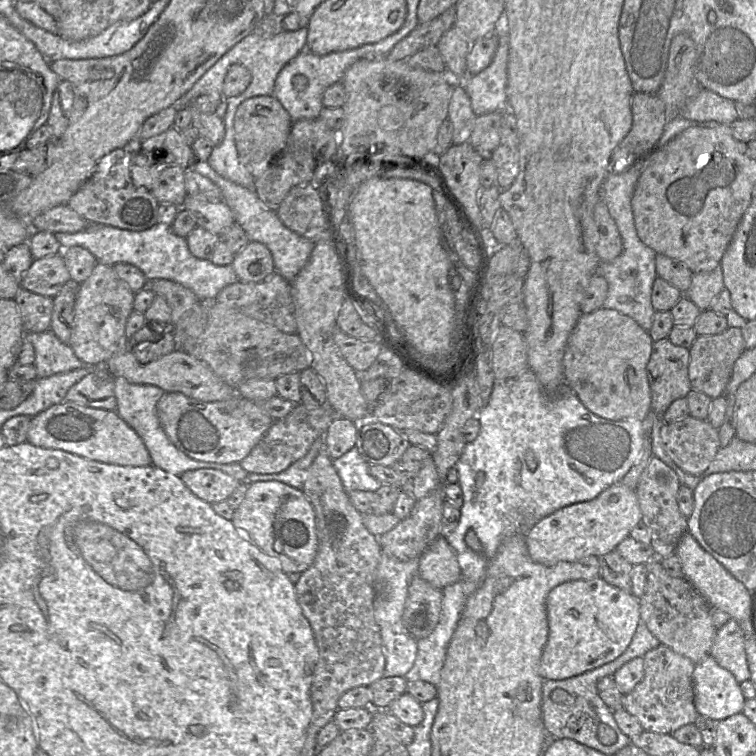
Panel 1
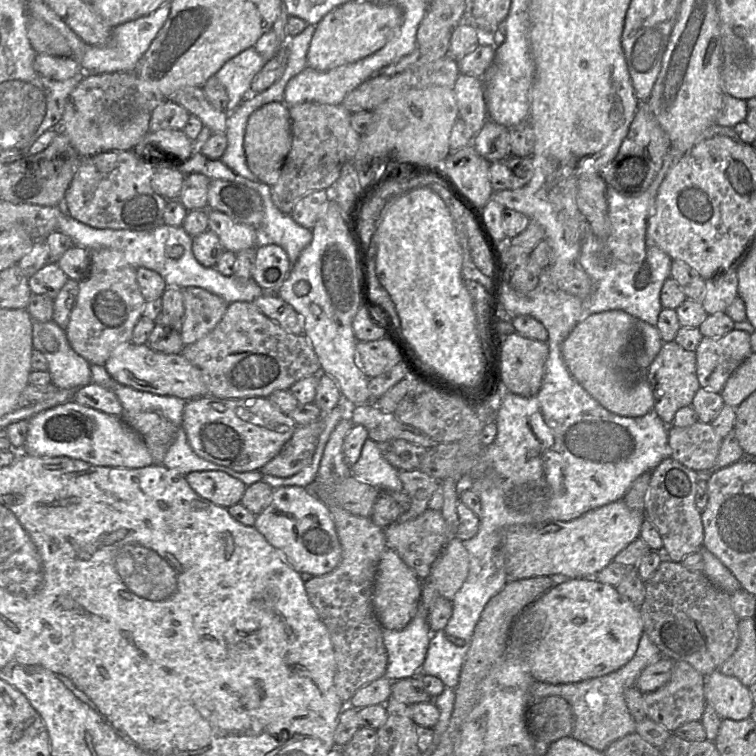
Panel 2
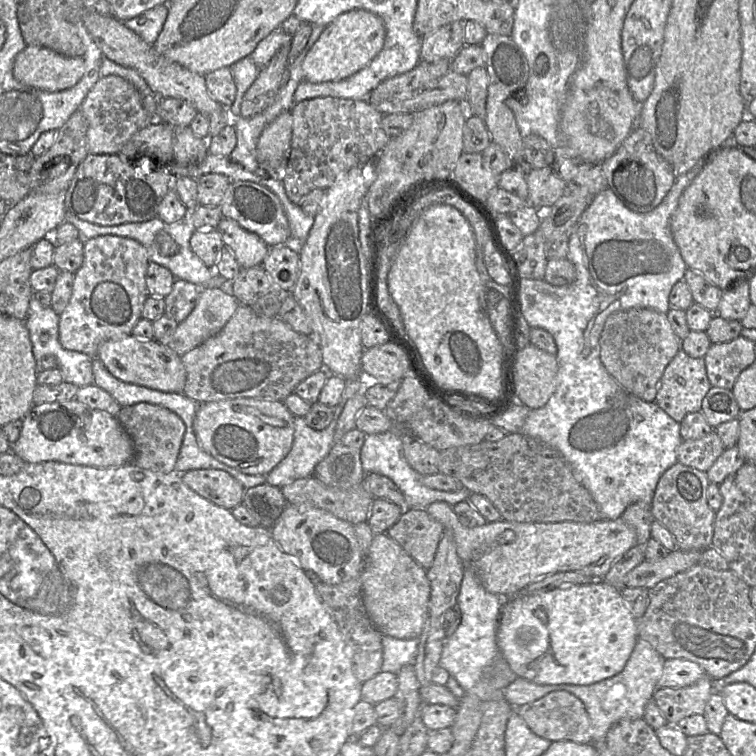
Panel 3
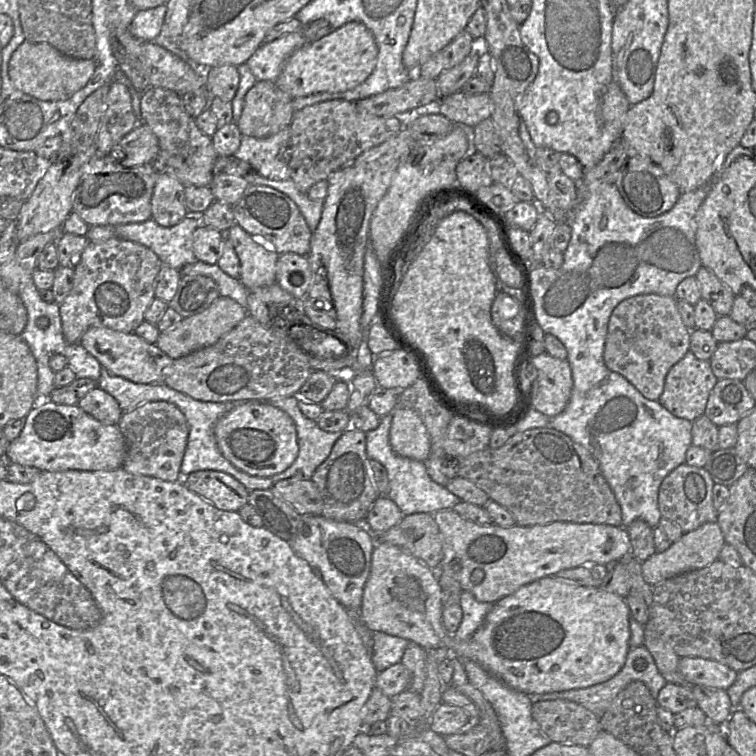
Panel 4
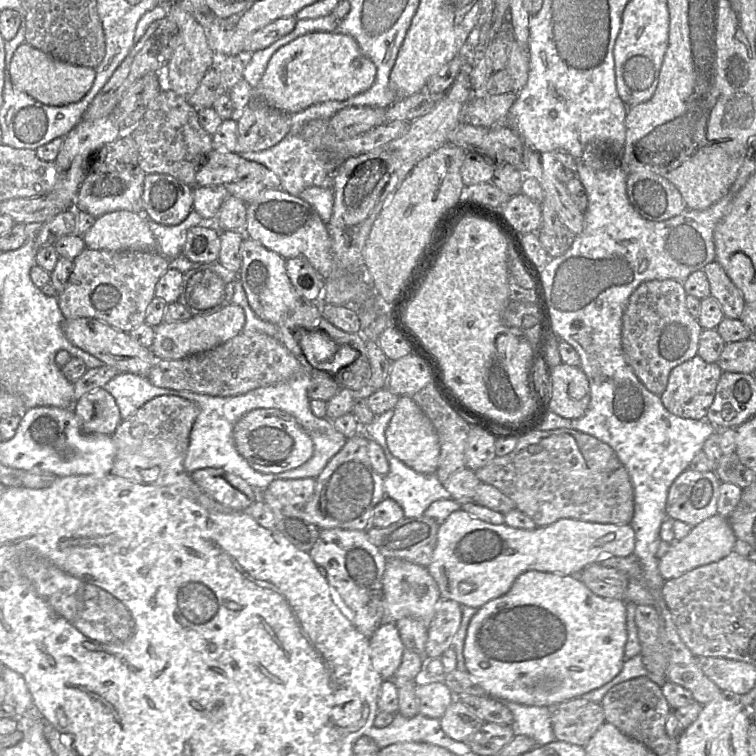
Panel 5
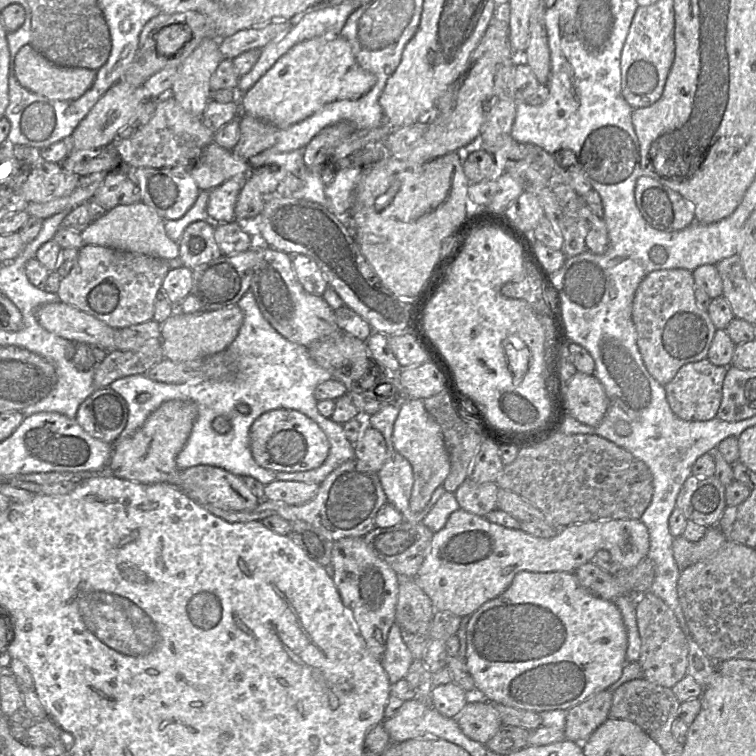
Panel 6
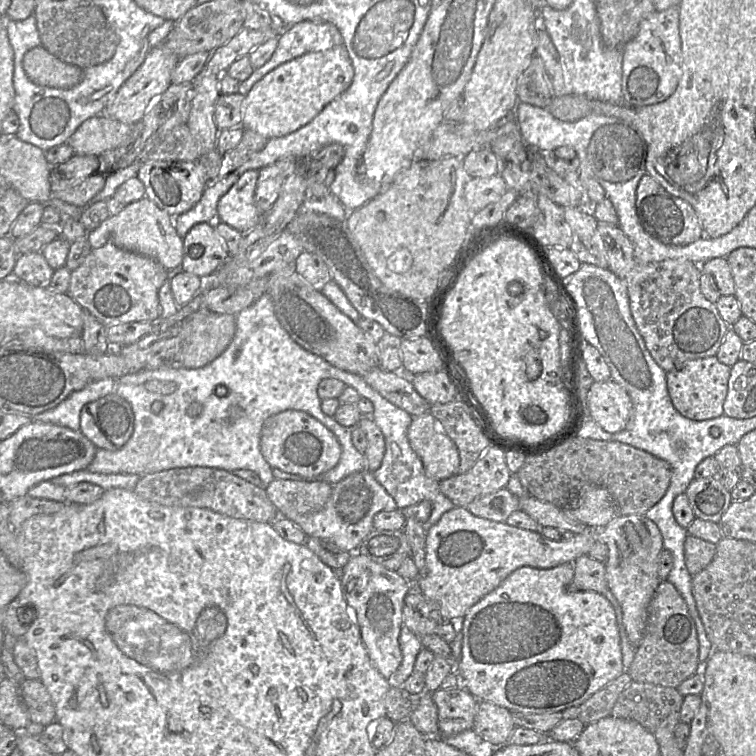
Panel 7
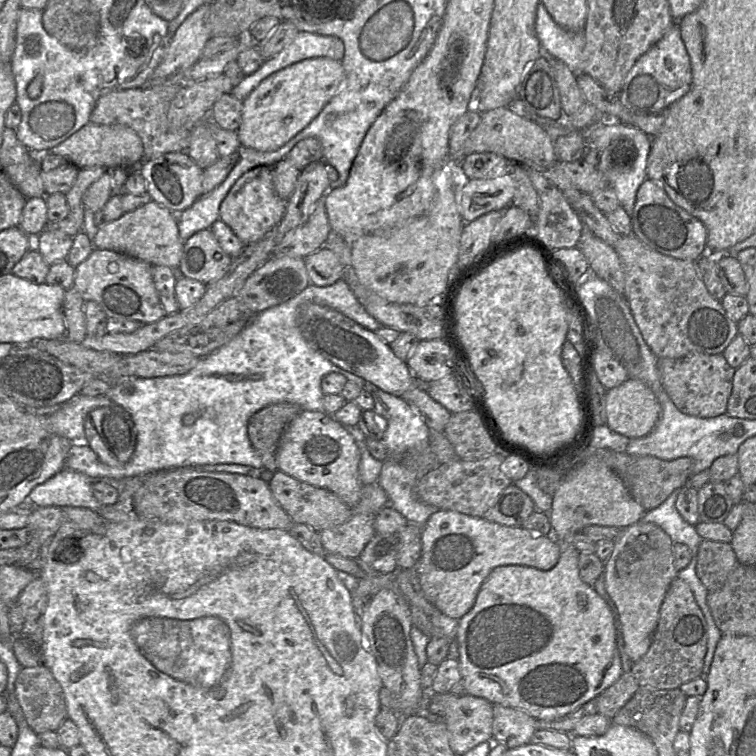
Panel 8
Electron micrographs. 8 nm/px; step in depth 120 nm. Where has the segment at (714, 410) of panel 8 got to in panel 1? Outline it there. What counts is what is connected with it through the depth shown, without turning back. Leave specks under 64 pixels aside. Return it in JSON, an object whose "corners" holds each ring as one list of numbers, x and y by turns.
{"corners":[[669,338,653,342,647,377,651,409,659,417,673,401,686,398,692,390,688,375,689,361,689,349,674,345]]}

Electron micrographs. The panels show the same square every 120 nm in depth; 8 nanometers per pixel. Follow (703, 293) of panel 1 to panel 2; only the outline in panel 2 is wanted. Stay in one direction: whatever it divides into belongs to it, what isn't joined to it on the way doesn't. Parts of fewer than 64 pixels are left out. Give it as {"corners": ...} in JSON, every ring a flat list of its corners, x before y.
{"corners":[[746,248,731,267,705,280,705,292,700,302,708,315,725,313,735,298,739,296,736,269,743,263,749,252,750,248]]}

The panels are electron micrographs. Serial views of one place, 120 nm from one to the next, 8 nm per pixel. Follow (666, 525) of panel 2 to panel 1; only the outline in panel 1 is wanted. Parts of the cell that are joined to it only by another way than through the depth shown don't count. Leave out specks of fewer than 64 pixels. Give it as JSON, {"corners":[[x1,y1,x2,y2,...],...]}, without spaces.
{"corners":[[655,456,638,481,636,494,642,512,642,522,651,530,652,544,650,545,660,559,675,554,679,539,688,531,688,518,680,512,677,501,681,486,675,471]]}

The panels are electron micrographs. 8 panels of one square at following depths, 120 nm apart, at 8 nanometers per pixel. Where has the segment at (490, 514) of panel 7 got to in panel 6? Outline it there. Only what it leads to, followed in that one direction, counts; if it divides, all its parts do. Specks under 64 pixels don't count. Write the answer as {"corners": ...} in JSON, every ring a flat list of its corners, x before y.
{"corners":[[466,479,454,492,461,509,485,517,497,509,499,487,492,482,477,483]]}

